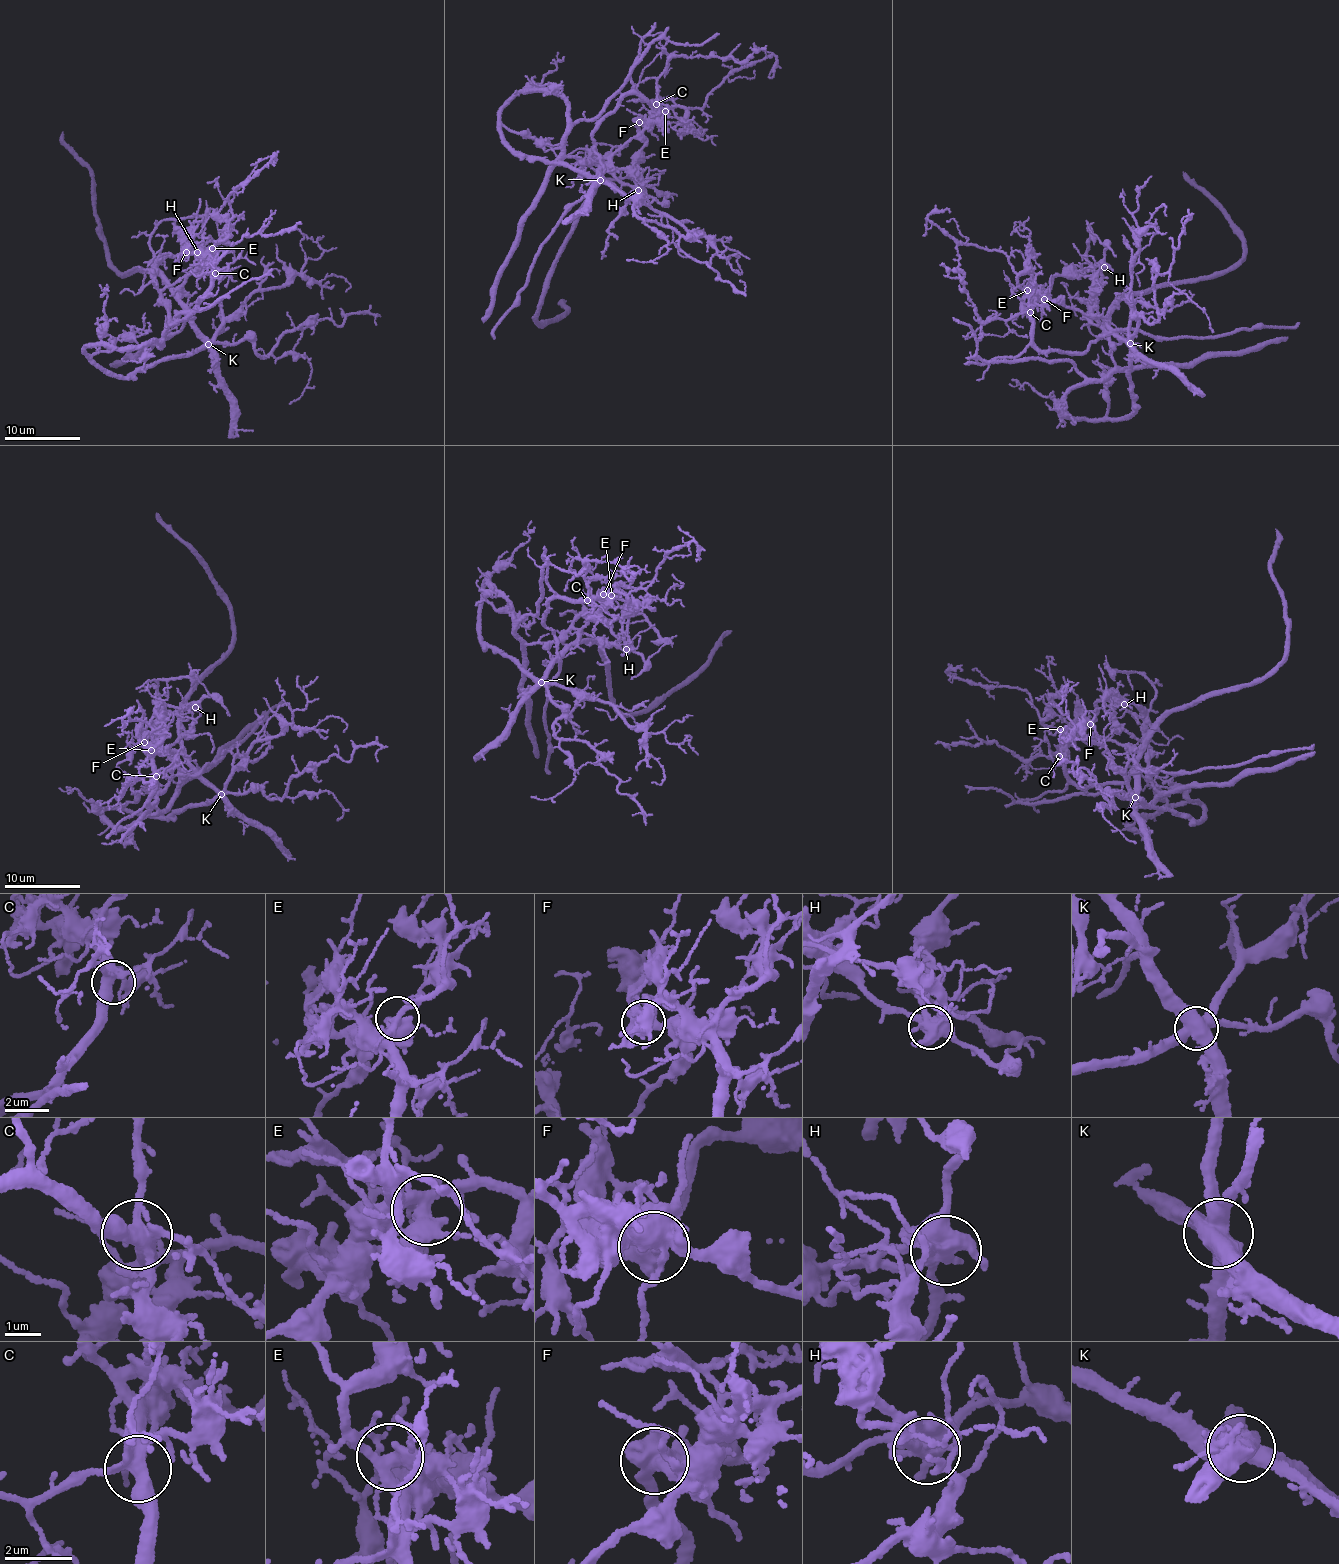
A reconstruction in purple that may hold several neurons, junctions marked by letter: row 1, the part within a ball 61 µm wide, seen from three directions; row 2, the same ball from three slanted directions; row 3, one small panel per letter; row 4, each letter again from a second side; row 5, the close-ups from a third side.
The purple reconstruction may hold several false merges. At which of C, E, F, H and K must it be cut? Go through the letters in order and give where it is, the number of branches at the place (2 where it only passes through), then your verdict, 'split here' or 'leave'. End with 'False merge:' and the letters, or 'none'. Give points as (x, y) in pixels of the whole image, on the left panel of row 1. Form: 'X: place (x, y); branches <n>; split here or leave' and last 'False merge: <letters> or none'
C: place (215, 273); branches 5; leave
E: place (212, 248); branches 6; leave
F: place (186, 252); branches 6; leave
H: place (197, 252); branches 5; split here
K: place (208, 344); branches 5; split here
False merge: H, K

